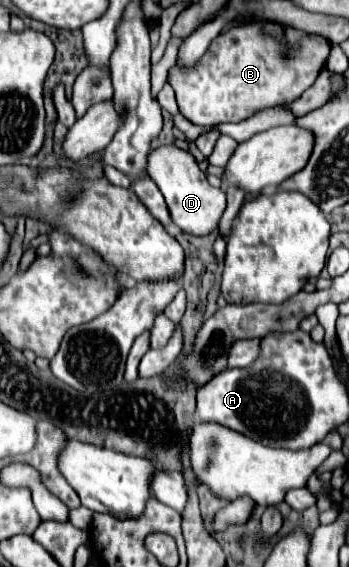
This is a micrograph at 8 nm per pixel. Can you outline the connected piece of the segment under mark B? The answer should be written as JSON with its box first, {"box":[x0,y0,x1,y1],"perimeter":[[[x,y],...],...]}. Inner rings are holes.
{"box":[169,16,329,126],"perimeter":[[[251,16],[251,22],[239,24],[217,36],[195,66],[185,68],[175,64],[169,68],[169,84],[177,94],[179,112],[187,120],[201,126],[241,122],[257,110],[297,100],[315,82],[329,56],[329,40],[321,34],[285,26],[285,42],[277,44],[277,40],[263,32],[265,24],[265,18]]]}

